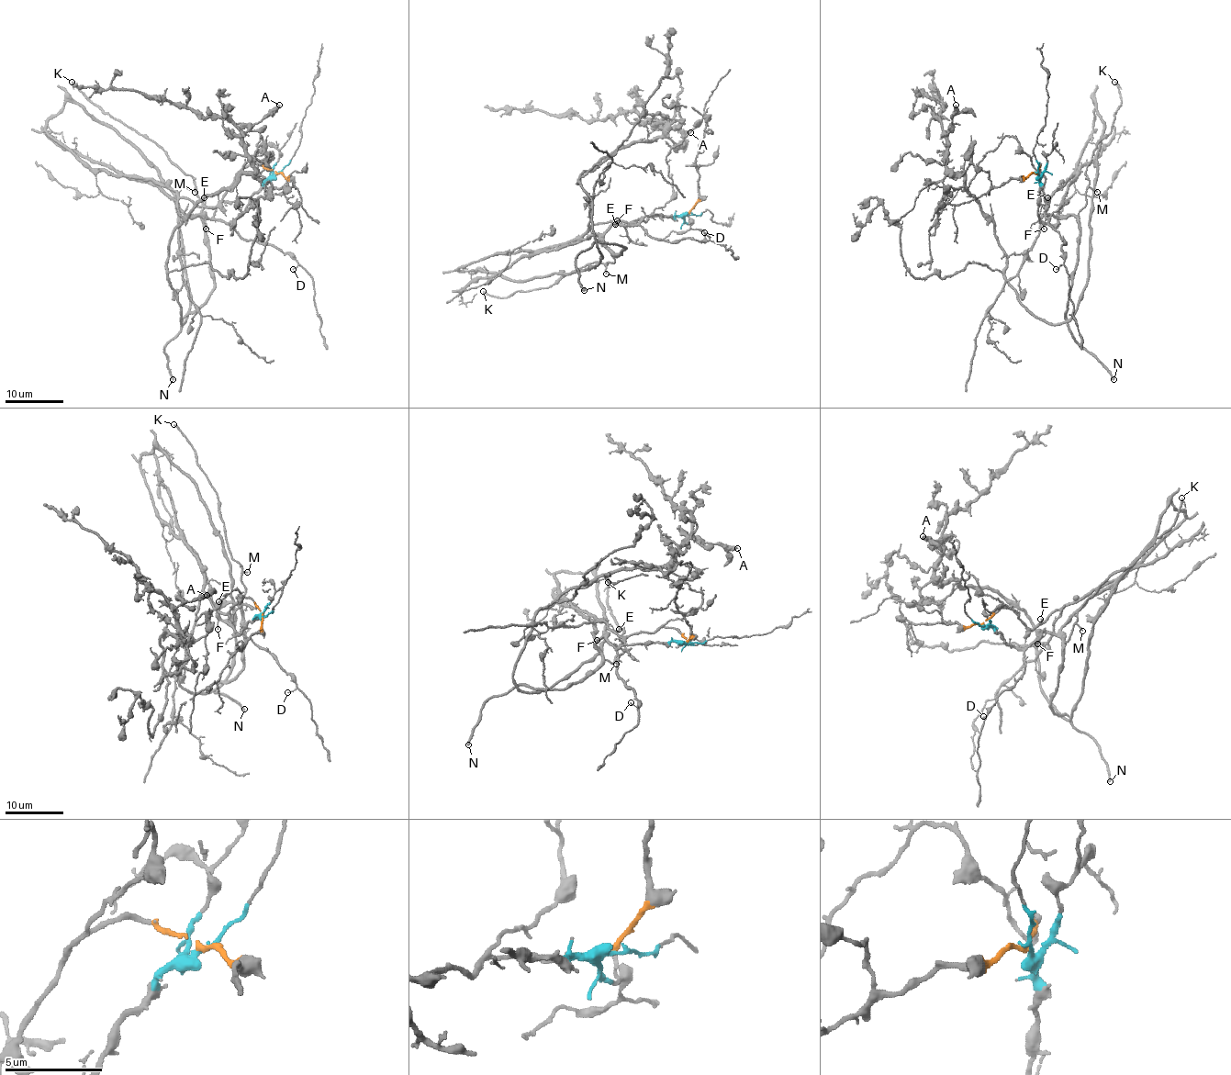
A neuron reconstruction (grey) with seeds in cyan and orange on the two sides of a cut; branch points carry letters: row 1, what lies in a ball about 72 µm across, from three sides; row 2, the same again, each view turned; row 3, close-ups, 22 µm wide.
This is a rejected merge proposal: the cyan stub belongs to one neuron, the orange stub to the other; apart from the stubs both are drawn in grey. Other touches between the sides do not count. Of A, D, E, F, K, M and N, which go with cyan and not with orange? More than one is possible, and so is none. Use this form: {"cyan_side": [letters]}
{"cyan_side": ["D", "F", "K", "M", "N"]}

